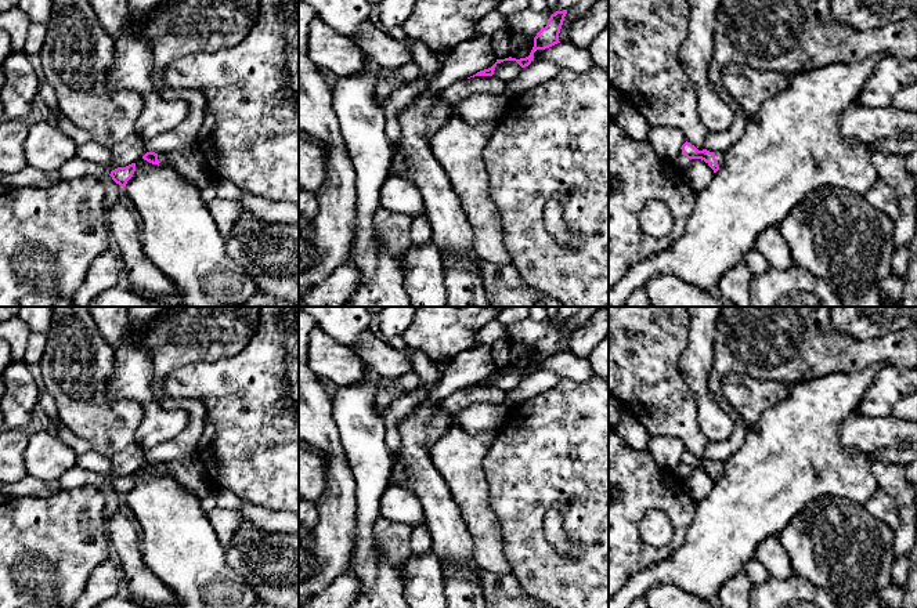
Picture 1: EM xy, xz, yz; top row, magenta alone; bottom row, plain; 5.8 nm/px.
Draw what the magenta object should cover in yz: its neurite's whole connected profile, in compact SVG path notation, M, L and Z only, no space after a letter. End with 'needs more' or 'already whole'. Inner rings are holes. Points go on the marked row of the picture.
M690 142L682 145L682 155L687 159L701 159L716 173L725 163L725 153L722 152L710 152L707 149L698 151Z; needs more

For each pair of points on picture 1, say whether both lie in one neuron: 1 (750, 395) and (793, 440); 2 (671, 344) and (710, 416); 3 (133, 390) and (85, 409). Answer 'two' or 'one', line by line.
1: two
2: two
3: two

